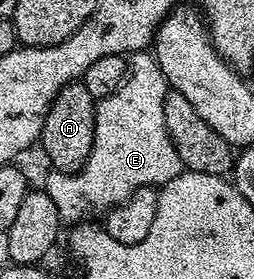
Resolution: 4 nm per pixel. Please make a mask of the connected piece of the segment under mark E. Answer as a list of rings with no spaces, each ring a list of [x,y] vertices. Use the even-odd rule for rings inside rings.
[[[150,51],[137,52],[130,57],[127,77],[123,79],[121,86],[117,86],[113,94],[109,94],[95,105],[93,150],[89,150],[89,158],[83,163],[83,167],[74,174],[48,171],[45,190],[57,205],[60,221],[67,223],[68,220],[68,225],[74,226],[92,218],[102,217],[110,210],[126,205],[139,188],[154,189],[156,186],[168,184],[184,171],[181,158],[169,138],[169,130],[165,130],[165,94],[168,90],[165,74],[161,74],[159,64]]]

